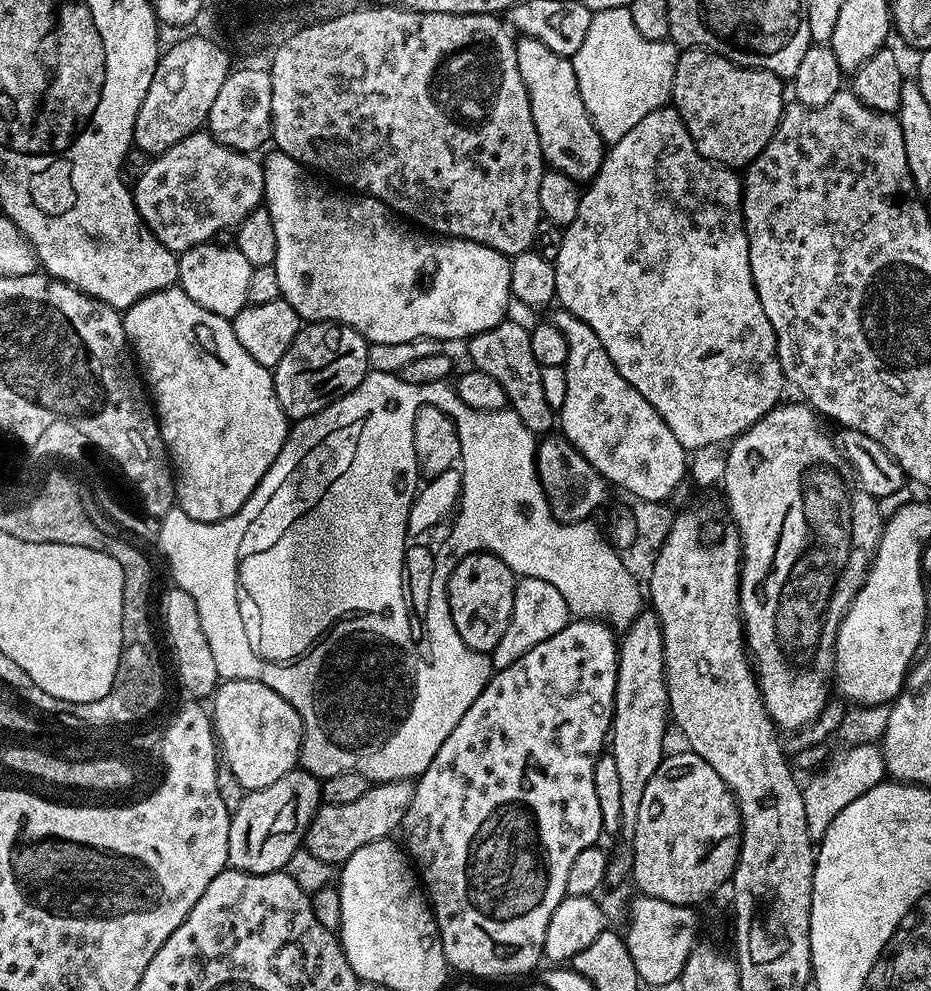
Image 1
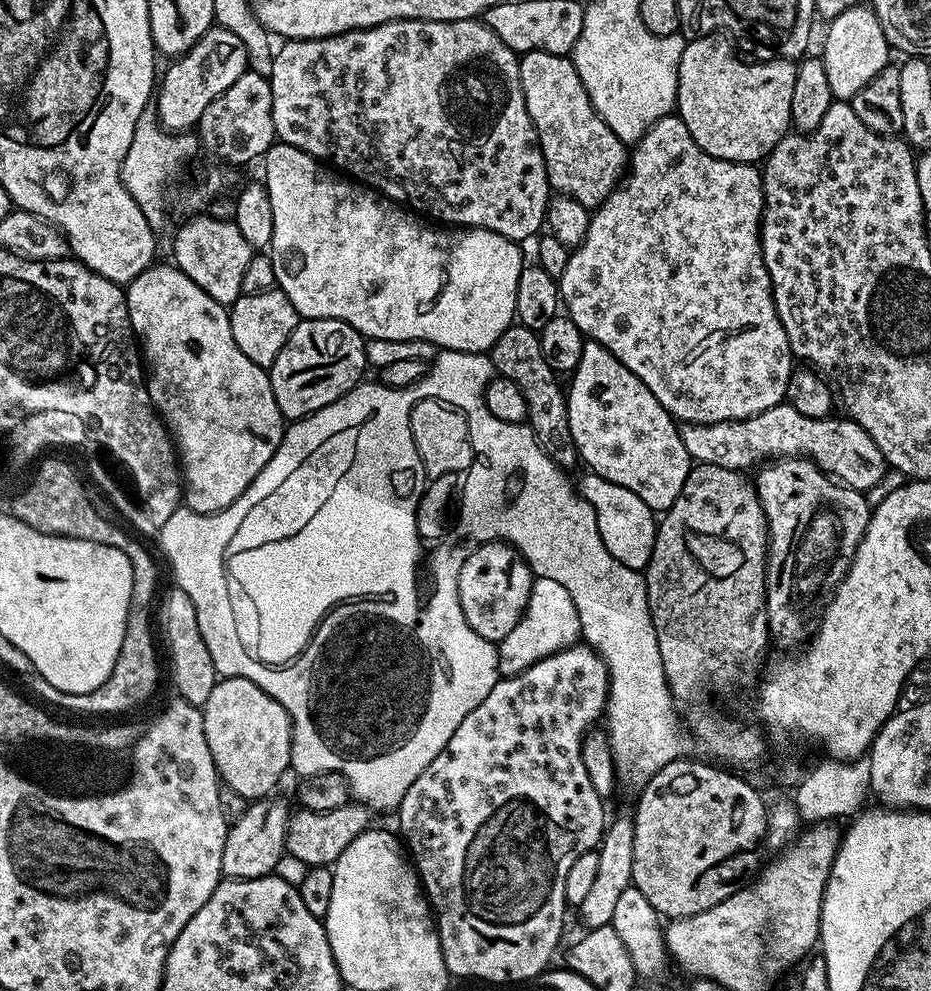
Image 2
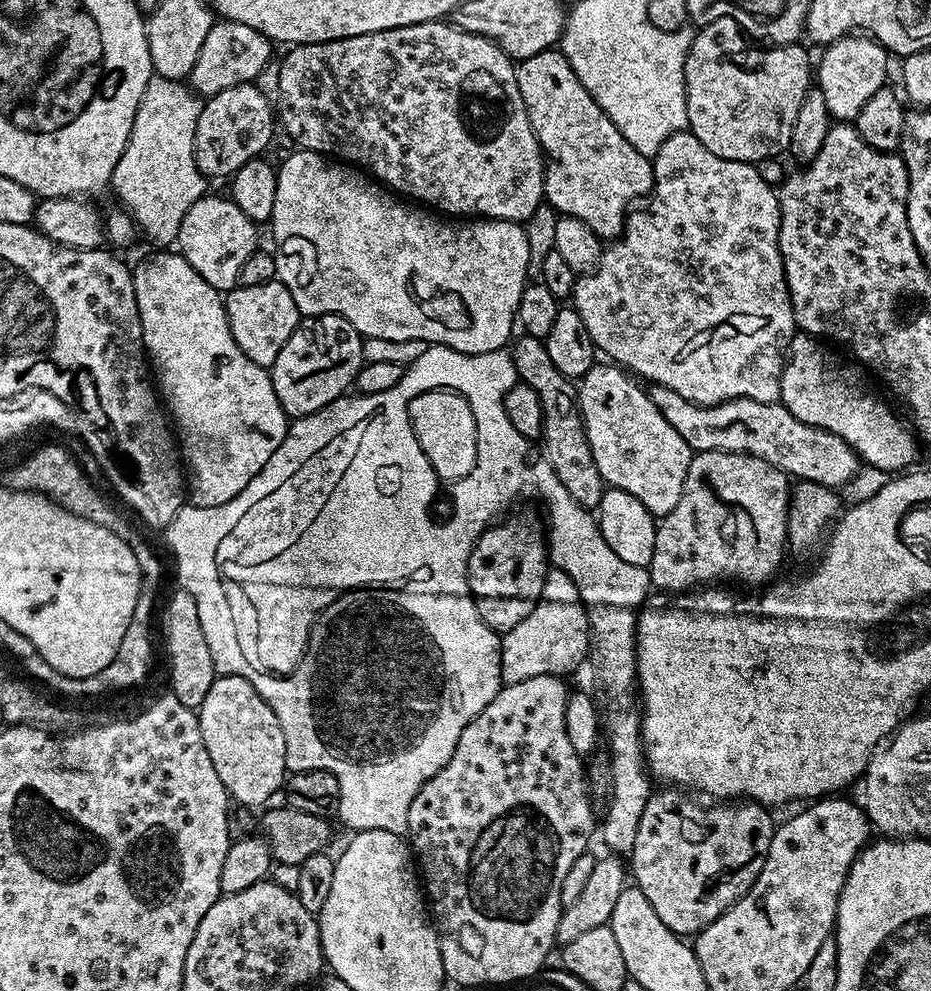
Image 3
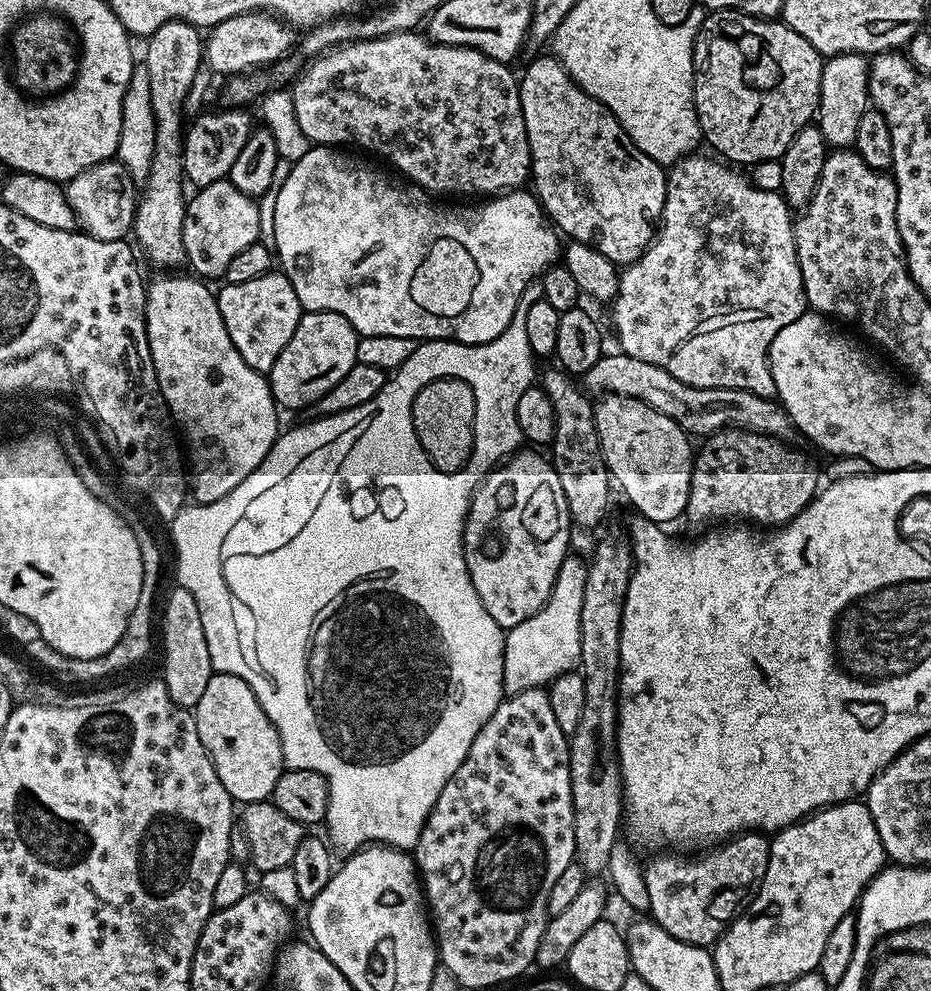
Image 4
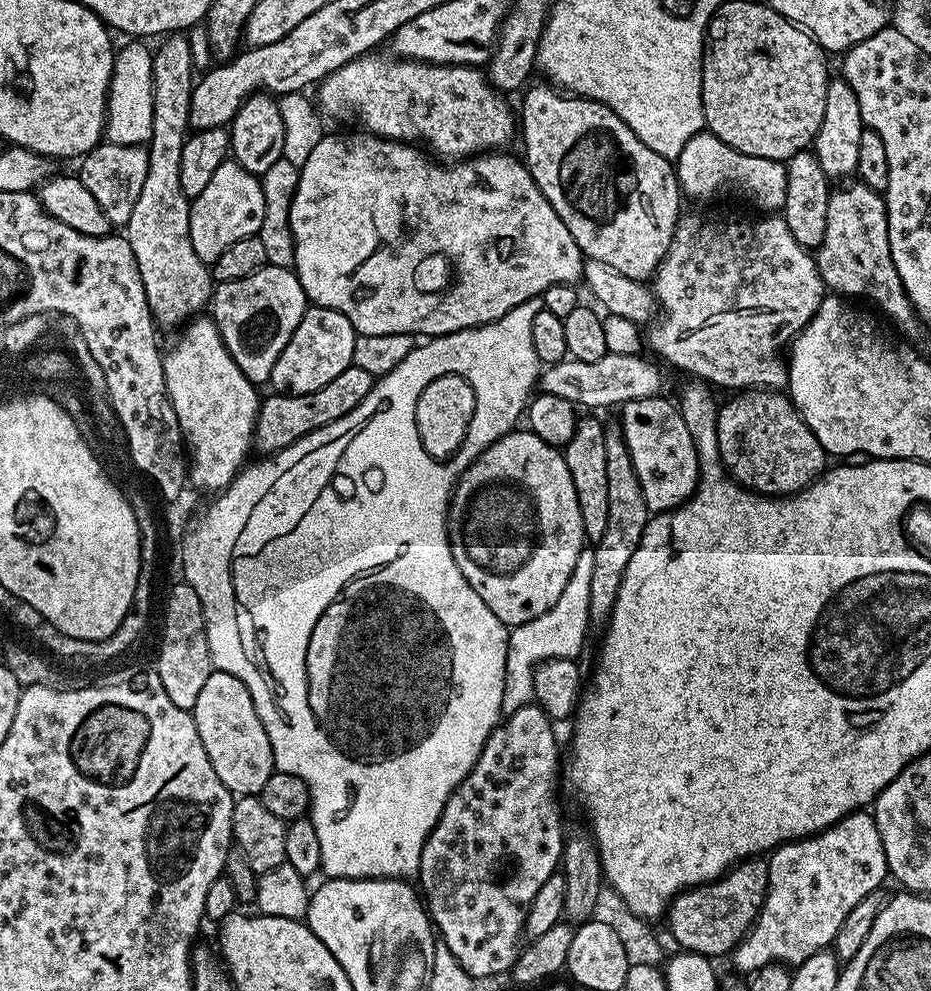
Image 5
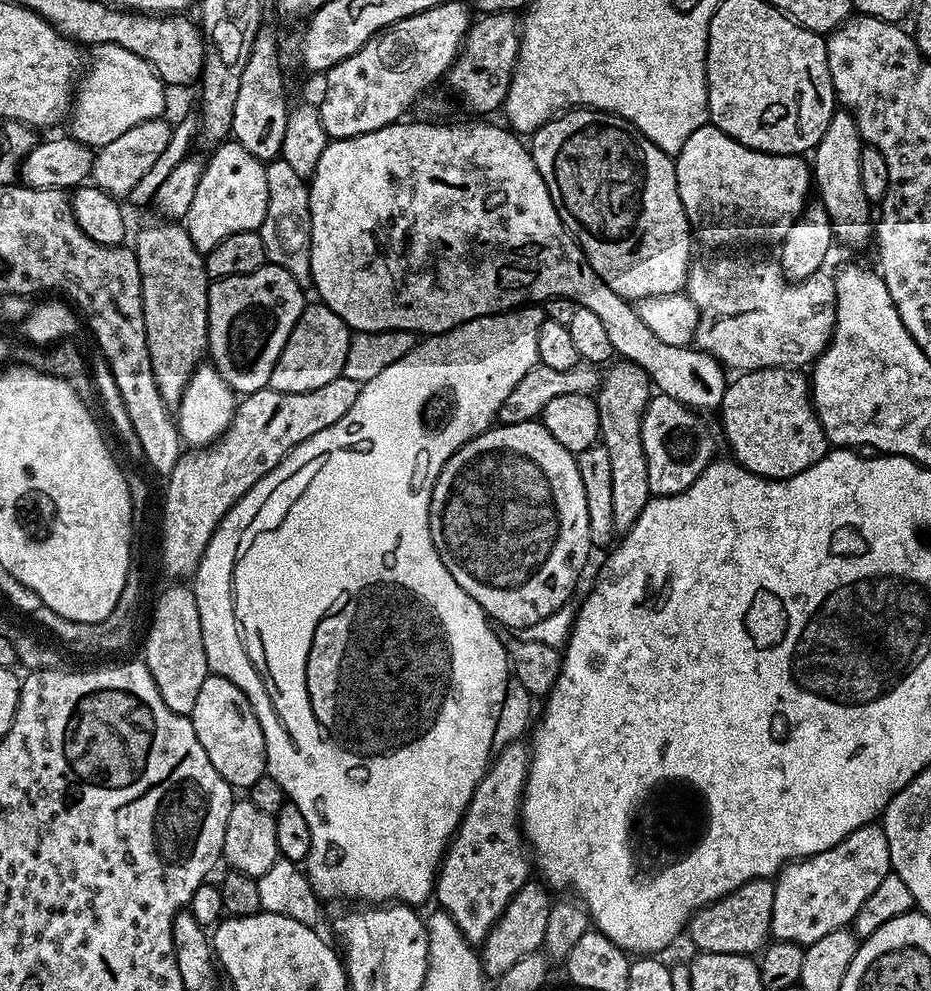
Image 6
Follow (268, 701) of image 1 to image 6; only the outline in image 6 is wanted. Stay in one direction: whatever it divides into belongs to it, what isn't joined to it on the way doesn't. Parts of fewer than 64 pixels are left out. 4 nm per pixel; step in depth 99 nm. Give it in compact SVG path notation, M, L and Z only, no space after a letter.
M209 674L202 682L202 690L198 690L190 719L198 742L202 742L202 750L206 750L206 758L214 762L214 770L218 770L233 789L249 790L266 775L266 742L262 726L246 694L242 694L234 682Z

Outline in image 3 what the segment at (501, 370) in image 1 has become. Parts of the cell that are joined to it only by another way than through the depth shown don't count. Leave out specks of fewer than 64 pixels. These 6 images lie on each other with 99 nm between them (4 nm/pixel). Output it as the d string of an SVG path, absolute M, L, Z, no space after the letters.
M521 335L519 339L516 345L511 345L510 351L519 383L530 386L530 390L538 394L538 402L542 402L542 455L550 462L554 474L558 474L558 482L566 486L570 498L574 498L578 506L589 510L599 509L606 485L602 474L598 474L598 466L594 463L594 454L586 438L577 385L569 376L564 376L562 370L554 366L554 362L550 362L550 354L546 354L543 340L525 335Z

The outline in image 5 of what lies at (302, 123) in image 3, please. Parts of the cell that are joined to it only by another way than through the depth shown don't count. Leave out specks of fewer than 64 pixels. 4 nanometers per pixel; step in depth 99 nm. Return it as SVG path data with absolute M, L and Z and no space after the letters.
M369 54L360 56L357 60L346 62L346 66L342 66L338 70L334 70L325 80L321 80L318 85L320 91L320 102L318 100L318 108L321 113L329 120L357 120L361 124L365 133L382 136L385 140L399 140L401 142L411 142L416 146L423 146L429 153L435 154L437 157L445 158L452 162L459 161L461 158L471 158L481 154L492 154L497 150L504 150L508 143L512 140L512 135L517 135L518 120L514 115L512 117L512 108L508 105L509 97L496 89L492 85L491 80L479 67L469 66L466 64L423 64L421 60L402 60L393 58L391 55L376 56L380 54Z

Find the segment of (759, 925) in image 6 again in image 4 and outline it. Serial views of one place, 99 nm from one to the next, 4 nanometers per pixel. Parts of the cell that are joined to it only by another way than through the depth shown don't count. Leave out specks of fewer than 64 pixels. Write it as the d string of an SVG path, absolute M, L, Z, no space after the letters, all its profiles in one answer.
M749 830L697 855L697 860L687 860L684 854L672 855L676 856L656 856L643 865L646 894L650 894L648 912L667 934L707 949L755 896L770 862L769 837L759 830Z

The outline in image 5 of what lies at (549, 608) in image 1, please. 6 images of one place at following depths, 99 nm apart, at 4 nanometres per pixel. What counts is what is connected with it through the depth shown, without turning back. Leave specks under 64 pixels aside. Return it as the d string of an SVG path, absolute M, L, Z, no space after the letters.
M586 546L575 562L574 571L562 590L558 601L538 618L530 622L515 625L508 637L506 678L503 682L502 710L503 717L514 714L522 707L535 701L533 694L533 670L544 660L556 657L577 659L586 640L586 632L590 629L590 587L591 575L594 574L595 549Z

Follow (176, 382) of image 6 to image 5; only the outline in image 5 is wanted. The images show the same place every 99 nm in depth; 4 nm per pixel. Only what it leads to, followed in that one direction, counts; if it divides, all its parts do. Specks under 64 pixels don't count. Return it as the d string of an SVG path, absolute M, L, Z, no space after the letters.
M168 34L159 41L160 49L152 52L152 93L154 94L154 126L152 127L152 137L148 139L148 169L146 170L146 182L142 182L142 194L138 194L138 202L134 202L134 211L130 213L130 222L126 225L126 239L130 242L130 250L134 250L134 258L138 262L138 274L142 274L142 286L146 286L146 302L152 311L152 318L157 325L175 329L177 326L183 325L185 322L199 317L200 312L209 307L212 293L214 291L214 281L209 265L202 262L202 258L198 258L198 254L194 254L194 246L190 246L190 197L182 190L182 146L186 146L190 135L188 127L188 119L190 118L190 94L192 93L192 85L194 83L194 75L192 76L192 48L188 45L187 35L184 34Z

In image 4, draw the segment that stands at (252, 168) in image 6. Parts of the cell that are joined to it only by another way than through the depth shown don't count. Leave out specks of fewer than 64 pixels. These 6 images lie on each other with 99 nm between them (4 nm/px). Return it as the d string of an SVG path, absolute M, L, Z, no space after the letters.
M227 178L208 184L187 201L182 222L184 258L197 277L223 277L226 266L246 246L260 240L260 206Z

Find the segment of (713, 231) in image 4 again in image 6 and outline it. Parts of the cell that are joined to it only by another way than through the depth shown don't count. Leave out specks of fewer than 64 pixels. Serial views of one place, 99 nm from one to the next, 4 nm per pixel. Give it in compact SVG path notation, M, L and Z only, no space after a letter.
M704 254L701 258L693 259L692 265L688 267L688 283L686 285L686 295L694 302L694 306L698 306L698 314L700 321L696 327L694 337L695 347L702 352L709 352L710 355L719 360L725 369L732 370L736 368L737 373L753 372L754 370L762 370L763 368L796 368L797 366L811 365L818 357L824 353L828 347L828 342L832 338L832 331L836 325L836 282L831 275L827 276L827 271L821 270L808 276L805 280L797 280L790 282L789 277L782 274L779 263L775 259L772 260L751 260L748 256L724 256L728 254Z

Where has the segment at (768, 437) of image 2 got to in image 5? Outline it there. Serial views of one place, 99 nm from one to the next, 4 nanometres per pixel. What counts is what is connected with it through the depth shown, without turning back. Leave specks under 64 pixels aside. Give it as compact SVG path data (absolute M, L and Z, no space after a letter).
M627 352L598 358L598 362L578 362L565 358L557 364L549 364L540 373L538 388L540 392L554 394L554 398L566 398L584 410L623 406L632 400L641 400L661 395L664 380L654 365L643 360L643 355Z

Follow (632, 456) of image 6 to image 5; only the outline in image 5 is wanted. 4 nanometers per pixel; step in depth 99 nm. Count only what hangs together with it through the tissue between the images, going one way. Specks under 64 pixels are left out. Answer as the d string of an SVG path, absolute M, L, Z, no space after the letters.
M616 426L606 431L606 483L609 492L608 521L602 538L594 545L594 574L591 575L590 587L589 618L593 625L599 626L607 625L612 616L626 566L630 566L630 558L634 558L634 550L638 550L650 519L638 474L634 474L634 462L630 462L630 450L626 450L624 437Z

